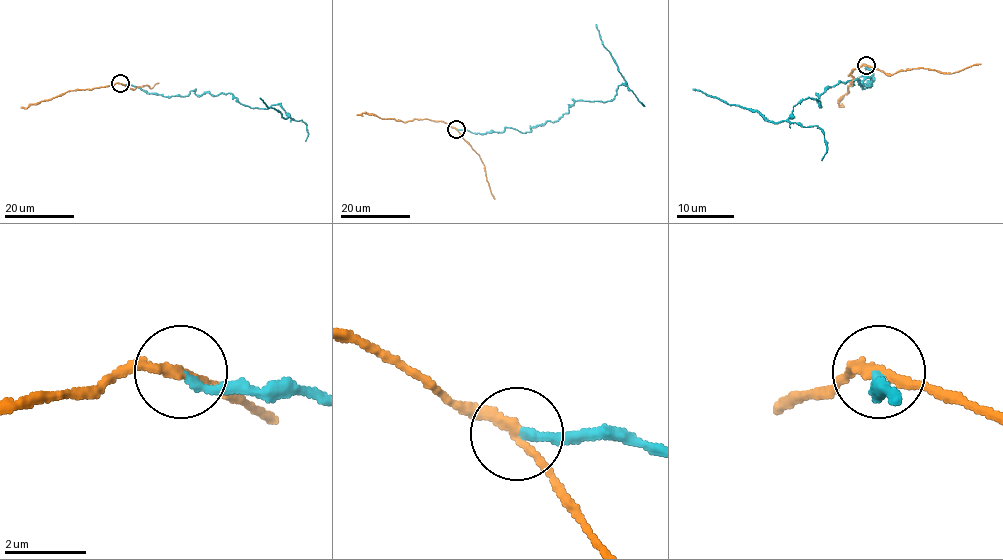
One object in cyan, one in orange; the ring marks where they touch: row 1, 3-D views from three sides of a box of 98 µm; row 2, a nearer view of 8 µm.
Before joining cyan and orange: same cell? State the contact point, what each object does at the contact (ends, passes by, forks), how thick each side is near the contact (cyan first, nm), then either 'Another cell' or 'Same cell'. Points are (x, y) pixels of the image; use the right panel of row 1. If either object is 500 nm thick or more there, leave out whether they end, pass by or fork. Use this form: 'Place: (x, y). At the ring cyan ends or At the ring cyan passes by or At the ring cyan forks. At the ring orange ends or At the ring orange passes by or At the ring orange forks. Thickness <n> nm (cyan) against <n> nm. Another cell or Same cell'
Place: (866, 65). At the ring cyan ends. At the ring orange passes by. Thickness 200 nm (cyan) against 240 nm. Another cell

